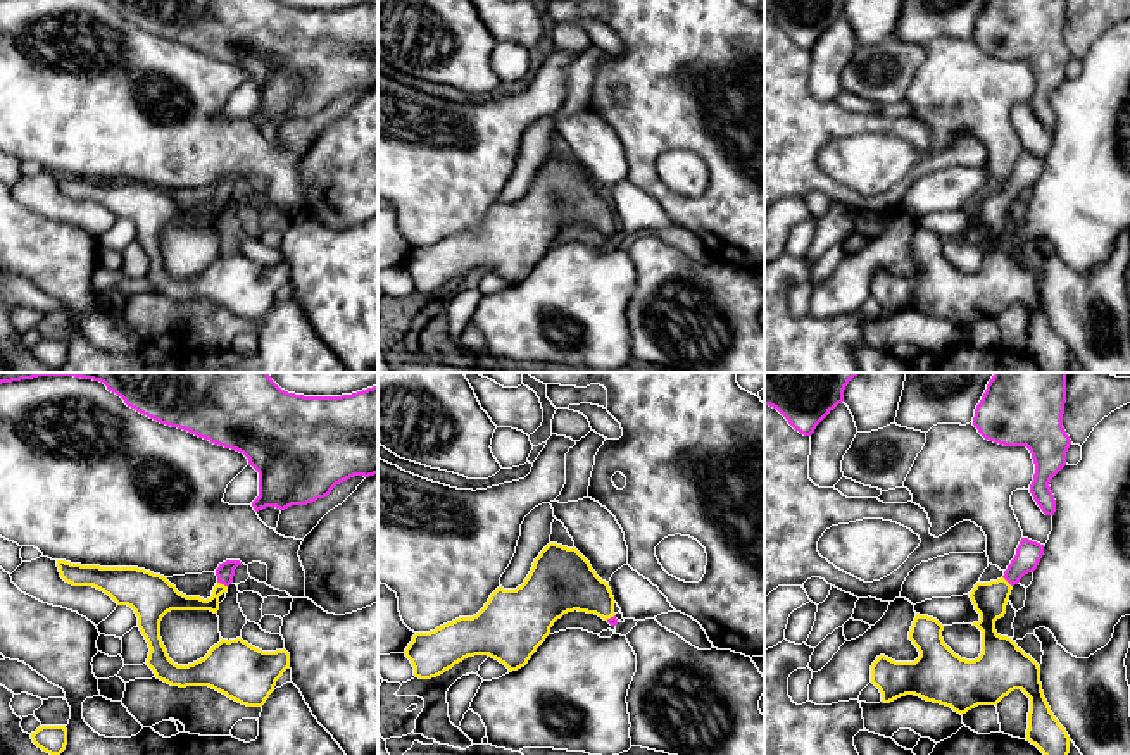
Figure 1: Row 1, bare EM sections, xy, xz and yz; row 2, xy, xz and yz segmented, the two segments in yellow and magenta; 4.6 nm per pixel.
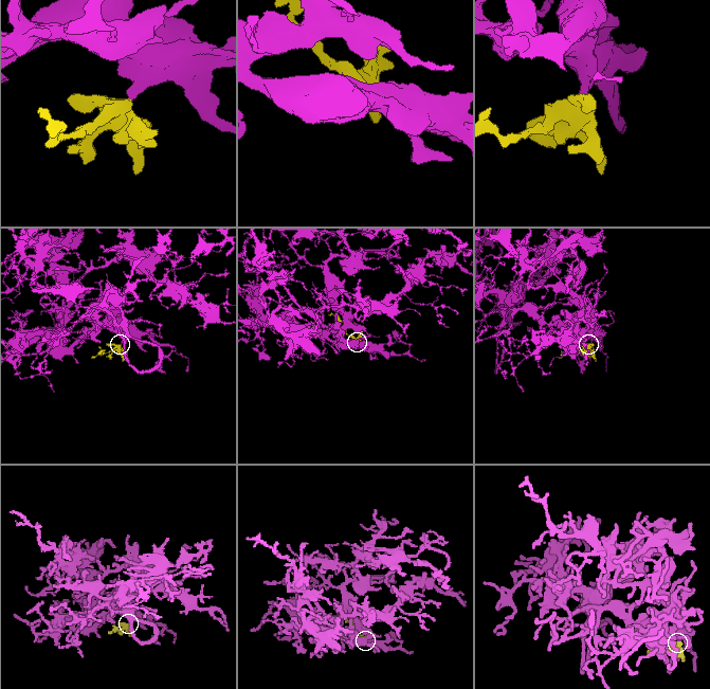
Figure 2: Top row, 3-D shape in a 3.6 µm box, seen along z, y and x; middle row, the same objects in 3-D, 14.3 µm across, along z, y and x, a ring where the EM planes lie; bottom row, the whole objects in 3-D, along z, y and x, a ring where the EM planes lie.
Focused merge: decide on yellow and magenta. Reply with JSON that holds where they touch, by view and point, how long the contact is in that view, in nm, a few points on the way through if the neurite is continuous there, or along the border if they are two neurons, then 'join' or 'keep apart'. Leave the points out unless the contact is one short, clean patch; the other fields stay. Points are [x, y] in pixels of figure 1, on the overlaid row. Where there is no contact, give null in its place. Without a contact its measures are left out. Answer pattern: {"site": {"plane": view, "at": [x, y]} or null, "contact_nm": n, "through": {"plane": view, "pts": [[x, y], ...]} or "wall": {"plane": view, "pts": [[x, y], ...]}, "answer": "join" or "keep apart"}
{"site": {"plane": "xy", "at": [223, 585]}, "contact_nm": 50, "through": {"plane": "xy", "pts": [[171, 599], [209, 602], [223, 585], [225, 573]]}, "answer": "join"}

